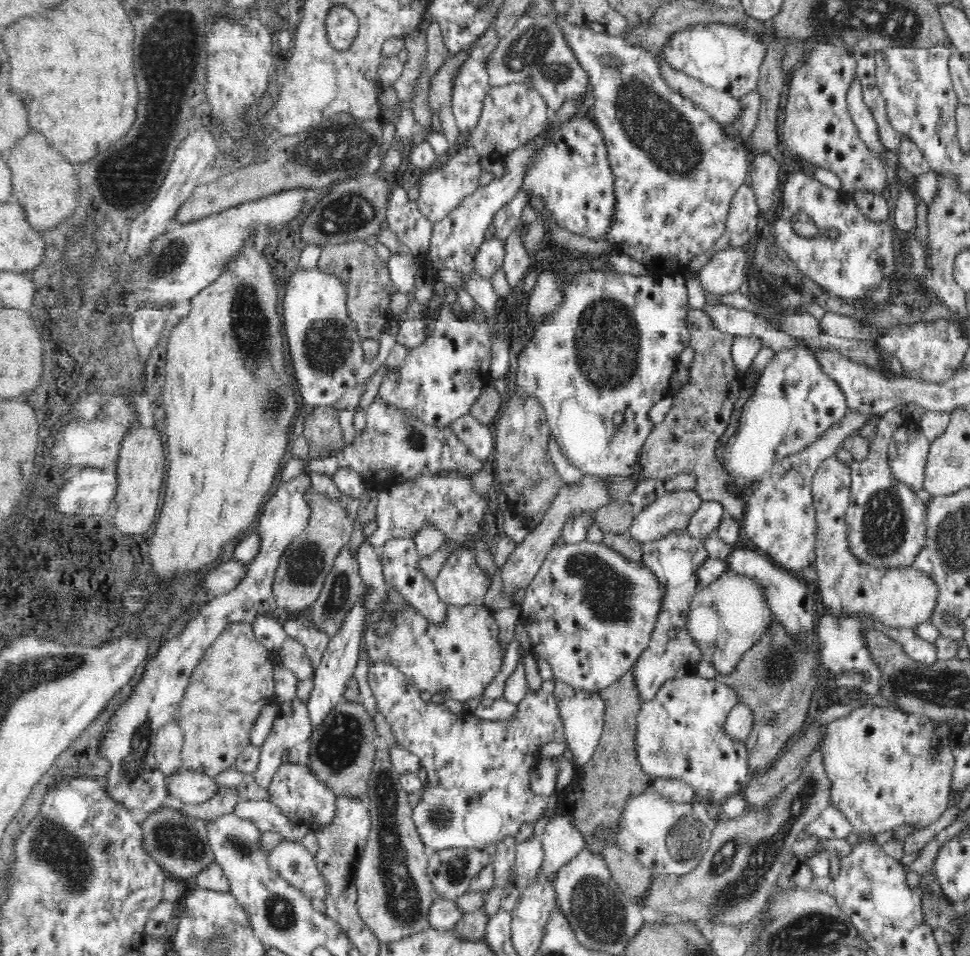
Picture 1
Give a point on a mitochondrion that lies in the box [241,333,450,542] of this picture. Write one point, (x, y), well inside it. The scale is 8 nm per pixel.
(416, 440)

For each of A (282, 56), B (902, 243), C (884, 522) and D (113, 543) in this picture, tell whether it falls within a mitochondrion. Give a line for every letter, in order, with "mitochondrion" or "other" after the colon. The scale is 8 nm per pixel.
A: other
B: other
C: mitochondrion
D: other

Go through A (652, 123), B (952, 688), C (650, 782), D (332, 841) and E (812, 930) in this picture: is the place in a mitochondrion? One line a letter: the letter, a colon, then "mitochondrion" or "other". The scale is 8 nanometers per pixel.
A: mitochondrion
B: mitochondrion
C: other
D: other
E: mitochondrion

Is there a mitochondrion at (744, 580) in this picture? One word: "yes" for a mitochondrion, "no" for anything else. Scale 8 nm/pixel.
no

